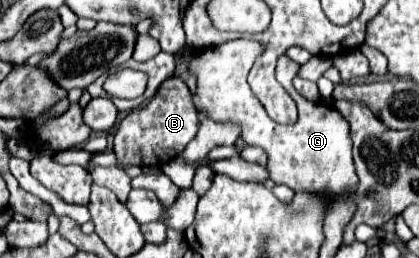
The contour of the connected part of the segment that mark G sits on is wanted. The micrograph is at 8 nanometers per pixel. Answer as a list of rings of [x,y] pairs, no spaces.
[[[236,39],[214,47],[192,49],[188,59],[188,71],[196,77],[196,93],[192,93],[192,101],[198,111],[202,111],[208,119],[218,123],[234,123],[240,127],[240,141],[246,145],[262,147],[268,155],[266,171],[274,183],[284,183],[292,191],[312,191],[318,193],[328,189],[336,195],[344,193],[352,185],[356,185],[358,177],[354,173],[352,163],[352,139],[348,133],[348,123],[340,115],[334,105],[328,103],[312,103],[298,95],[292,87],[292,79],[296,77],[298,63],[280,57],[276,67],[276,81],[288,91],[288,95],[298,105],[298,121],[294,125],[278,125],[274,123],[262,103],[252,93],[246,83],[248,71],[254,65],[254,59],[262,53],[262,45],[252,39]]]

